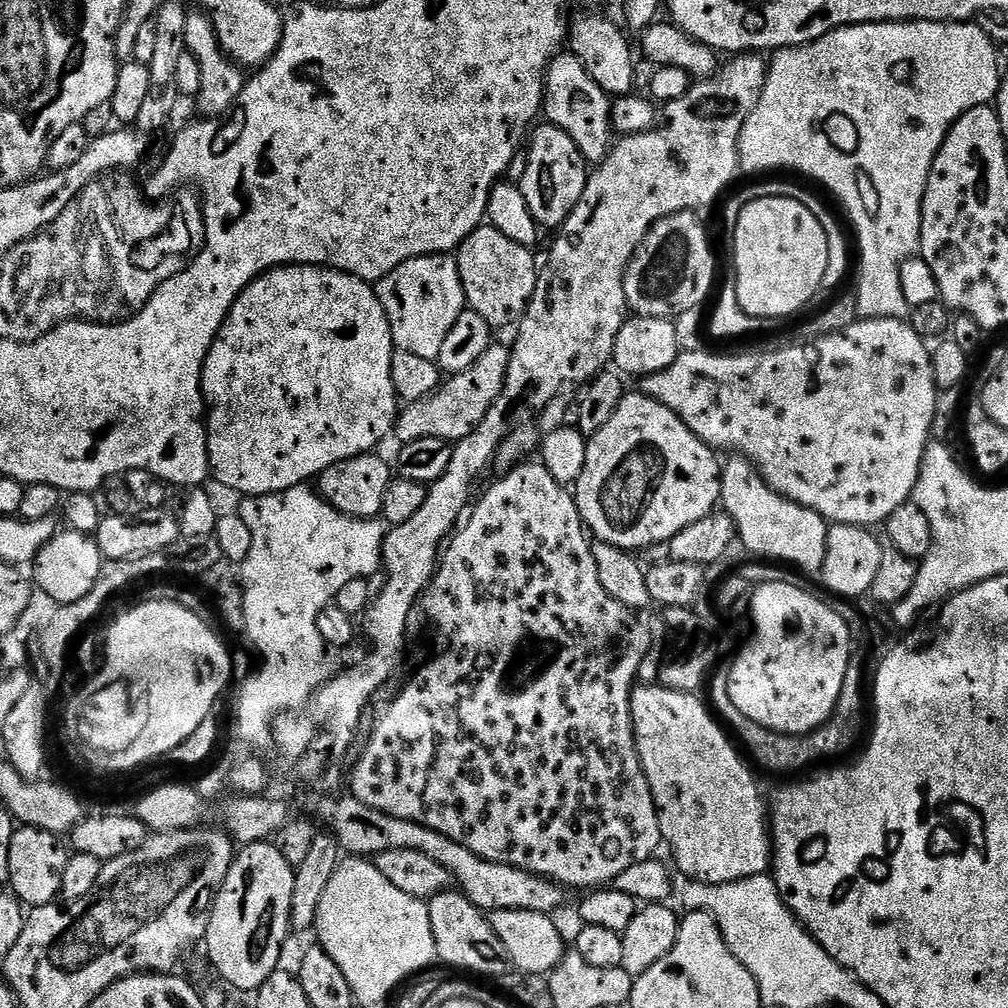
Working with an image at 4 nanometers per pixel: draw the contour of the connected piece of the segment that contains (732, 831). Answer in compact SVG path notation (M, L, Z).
M659 683L643 684L632 691L632 725L636 735L636 749L656 803L660 839L667 847L668 844L672 847L672 856L676 859L675 871L679 875L681 872L688 880L697 880L703 884L725 884L765 875L772 867L770 808L766 800L764 804L760 797L760 788L751 770L732 749L728 741L729 733L718 723L709 705L699 700L699 695L671 692Z

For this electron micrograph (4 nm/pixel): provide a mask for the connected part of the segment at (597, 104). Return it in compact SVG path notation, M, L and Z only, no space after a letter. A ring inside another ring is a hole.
M561 54L552 59L544 78L543 115L547 123L558 126L574 138L574 144L589 165L598 166L608 156L614 143L612 100L608 93L590 78L586 66L577 56Z

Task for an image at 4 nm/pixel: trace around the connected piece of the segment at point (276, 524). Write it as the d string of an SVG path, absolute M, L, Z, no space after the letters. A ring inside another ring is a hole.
M299 484L285 492L247 497L241 506L239 515L249 526L250 536L253 538L249 556L246 557L242 563L242 571L244 574L244 632L246 636L252 639L253 646L260 651L260 656L264 659L264 665L261 666L260 673L258 673L257 676L250 677L240 688L240 697L236 700L236 724L244 743L258 750L264 750L268 746L270 748L273 745L272 725L276 717L283 712L303 709L308 701L312 699L316 691L318 691L327 680L332 679L332 677L336 675L338 665L336 665L335 658L332 657L332 655L334 655L333 649L322 638L322 634L318 634L318 614L323 608L329 607L329 605L335 601L338 590L342 590L342 586L346 586L346 582L372 578L372 575L374 575L376 571L378 573L381 571L384 558L386 528L385 525L376 518L360 520L356 516L347 516L344 512L336 509L334 505L328 503L315 487L309 486L308 484Z

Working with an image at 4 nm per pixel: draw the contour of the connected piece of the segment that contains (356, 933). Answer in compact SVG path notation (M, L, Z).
M348 858L339 863L334 870L333 877L326 885L326 892L322 895L322 900L318 904L317 918L314 927L314 935L316 934L319 947L326 950L326 954L330 954L330 958L334 958L334 962L338 962L338 970L342 970L342 974L346 974L346 982L350 982L350 990L354 990L357 1005L363 1004L380 1004L407 976L412 976L415 972L420 972L427 966L431 960L437 959L436 943L434 942L434 930L430 930L430 914L428 913L428 905L423 900L414 898L410 894L406 894L403 890L398 890L398 886L393 886L383 874L376 869L375 863L369 862L364 858Z

